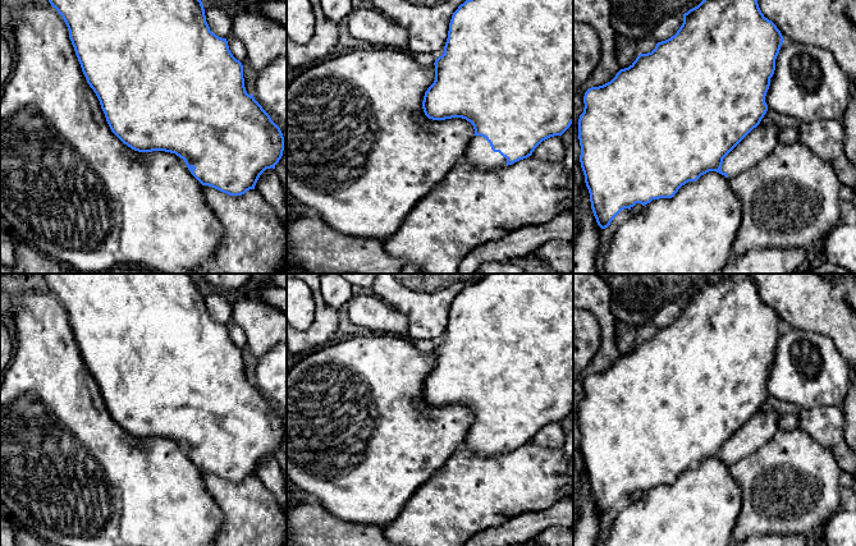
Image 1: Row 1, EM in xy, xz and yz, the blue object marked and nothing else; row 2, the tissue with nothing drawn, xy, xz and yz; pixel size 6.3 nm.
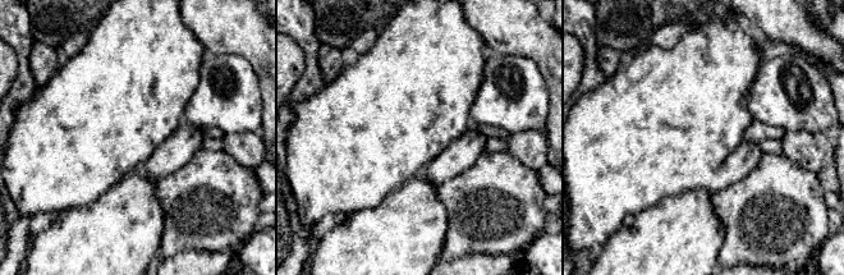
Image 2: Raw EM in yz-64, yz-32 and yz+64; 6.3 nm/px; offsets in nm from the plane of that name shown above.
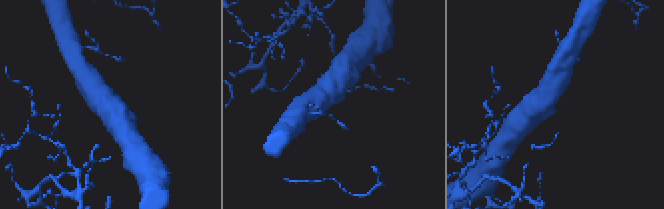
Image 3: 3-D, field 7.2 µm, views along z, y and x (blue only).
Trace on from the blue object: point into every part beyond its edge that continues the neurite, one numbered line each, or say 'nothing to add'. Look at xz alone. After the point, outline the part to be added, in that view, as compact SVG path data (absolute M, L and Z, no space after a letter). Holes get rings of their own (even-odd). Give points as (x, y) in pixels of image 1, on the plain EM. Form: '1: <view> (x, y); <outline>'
1: xz (479, 439); M473 422L461 446L485 456L507 453L507 445L494 439L486 425L481 422Z

